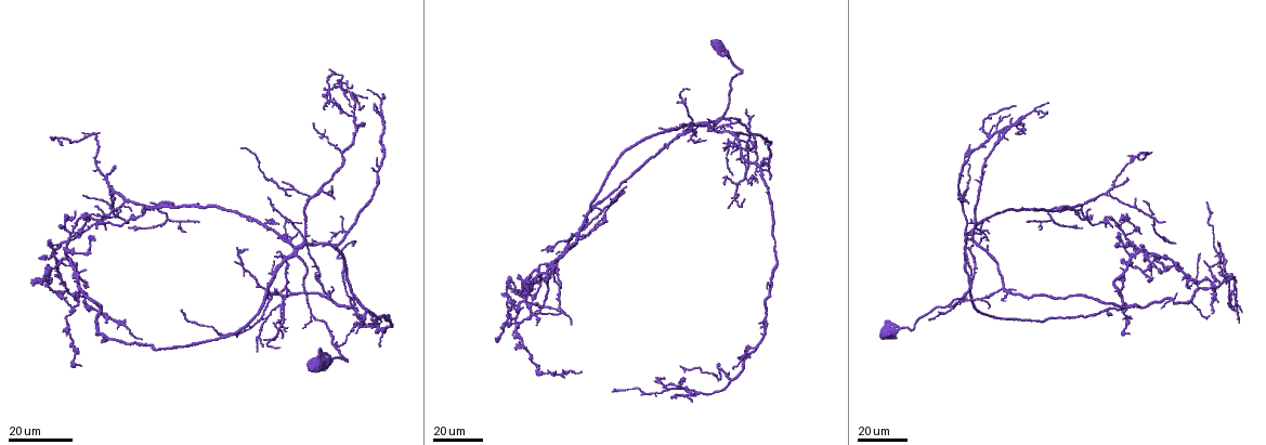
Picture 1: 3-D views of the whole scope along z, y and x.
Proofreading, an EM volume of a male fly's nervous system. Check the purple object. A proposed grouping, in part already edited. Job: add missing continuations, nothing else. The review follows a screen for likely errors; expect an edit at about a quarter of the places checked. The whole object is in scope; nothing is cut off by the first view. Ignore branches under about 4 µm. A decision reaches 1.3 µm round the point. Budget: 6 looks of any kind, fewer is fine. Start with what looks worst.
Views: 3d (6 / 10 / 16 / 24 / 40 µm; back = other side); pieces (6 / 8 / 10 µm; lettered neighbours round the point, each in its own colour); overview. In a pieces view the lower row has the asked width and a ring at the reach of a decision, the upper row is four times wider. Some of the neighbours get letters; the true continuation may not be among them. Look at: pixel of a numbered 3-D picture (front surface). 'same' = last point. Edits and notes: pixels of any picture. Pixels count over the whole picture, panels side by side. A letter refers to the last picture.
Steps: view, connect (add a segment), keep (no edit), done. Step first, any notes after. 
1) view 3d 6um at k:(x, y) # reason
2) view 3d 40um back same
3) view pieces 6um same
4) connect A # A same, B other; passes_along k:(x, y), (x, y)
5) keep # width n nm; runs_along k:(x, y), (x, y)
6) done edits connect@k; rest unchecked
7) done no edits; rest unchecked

view 3d 16um at 1:(1176, 242) # end of a long branch

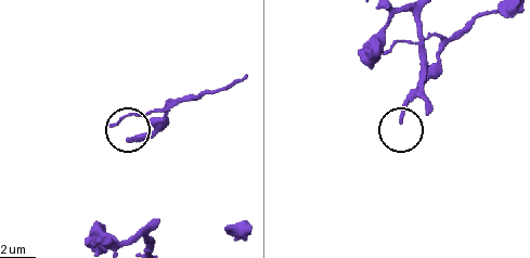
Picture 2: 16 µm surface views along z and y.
view pieces 8um at 2:(399, 120)

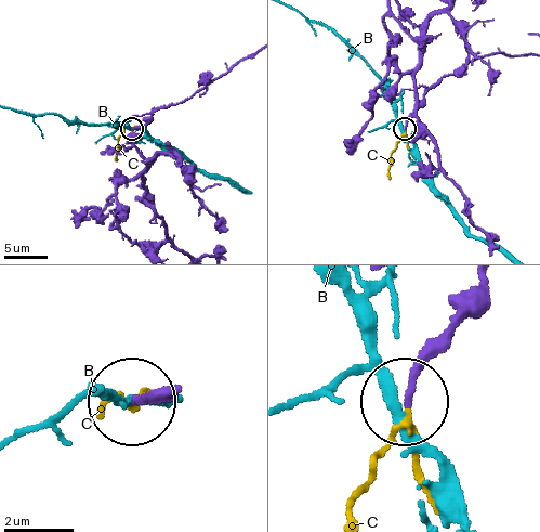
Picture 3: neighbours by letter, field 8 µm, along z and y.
connect C # B other, C same; passes_along 3:(461, 318), (418, 376), (400, 428), (351, 516); the neuron continues

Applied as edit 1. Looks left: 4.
view overview

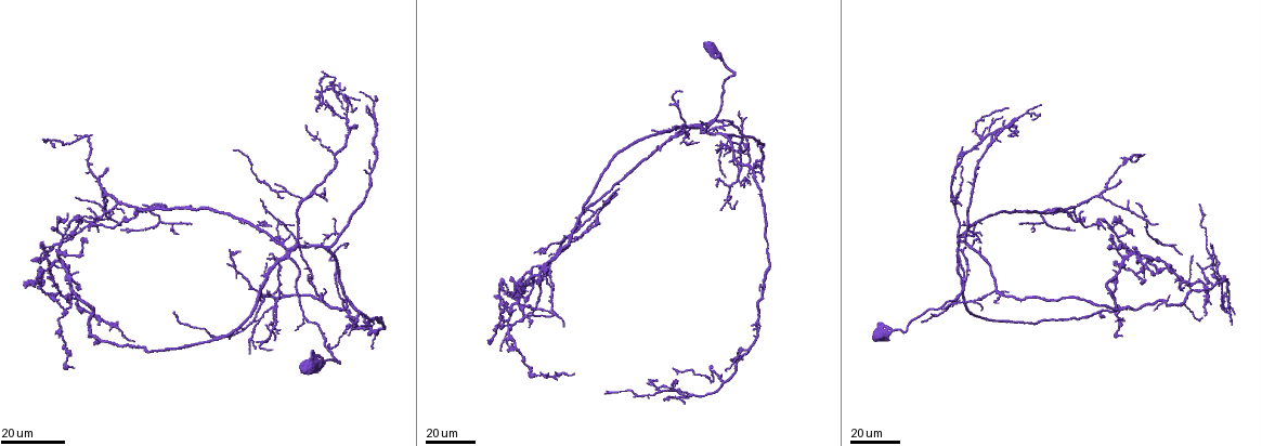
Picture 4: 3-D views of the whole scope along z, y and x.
view 3d 16um at 4:(376, 96) # free end

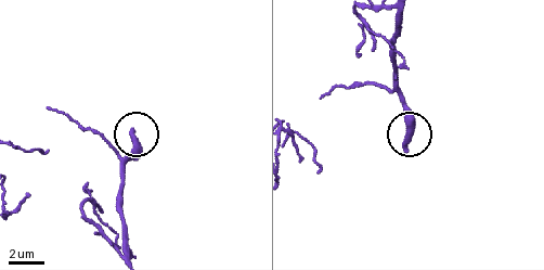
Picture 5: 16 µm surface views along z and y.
view pieces 10um at 5:(406, 148)

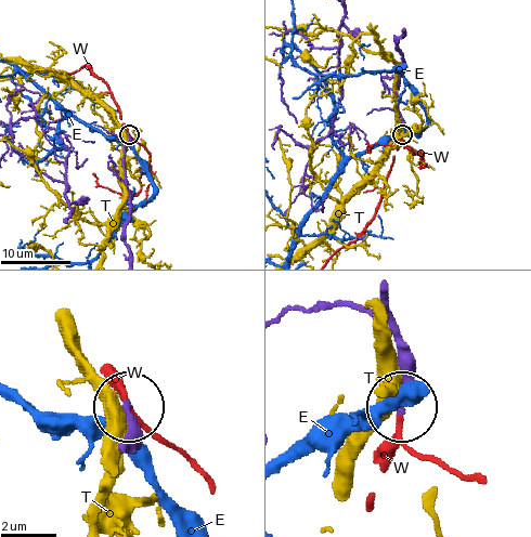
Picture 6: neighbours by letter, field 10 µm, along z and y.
connect W # E other, T other, W same; passes_along 6:(396, 337), (403, 432), (375, 502); the neuron continues

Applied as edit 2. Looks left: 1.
done edits connect@3, connect@6; rest unchecked

